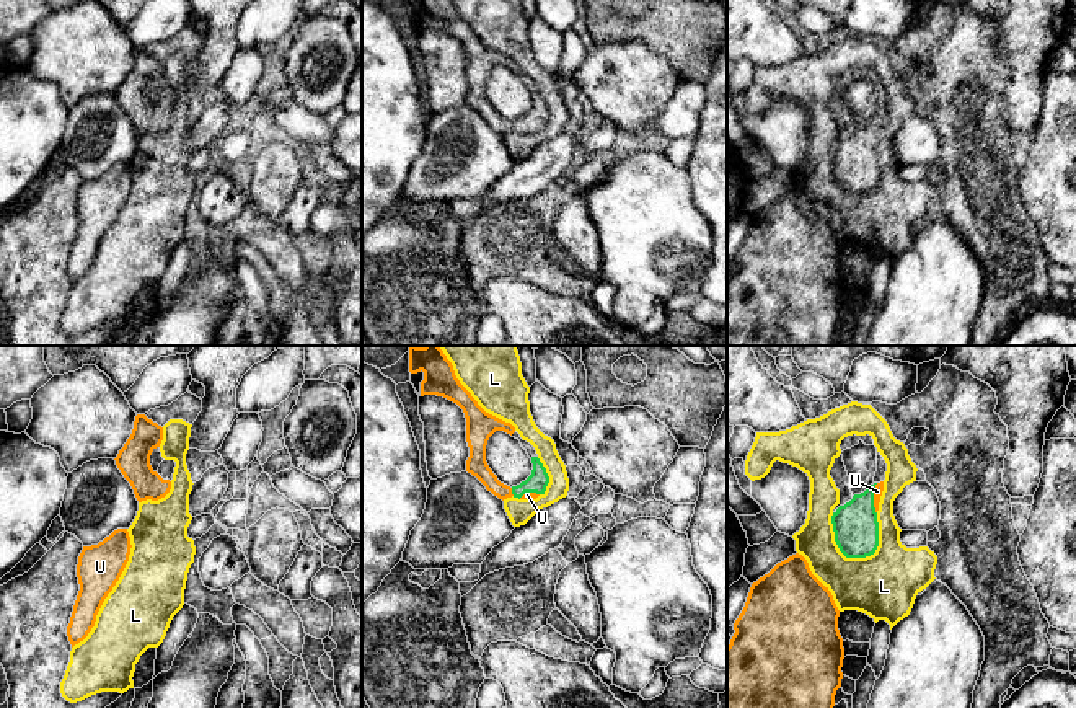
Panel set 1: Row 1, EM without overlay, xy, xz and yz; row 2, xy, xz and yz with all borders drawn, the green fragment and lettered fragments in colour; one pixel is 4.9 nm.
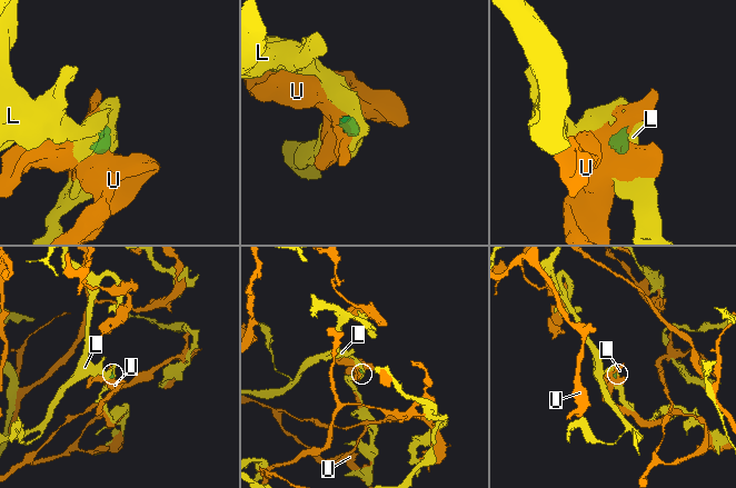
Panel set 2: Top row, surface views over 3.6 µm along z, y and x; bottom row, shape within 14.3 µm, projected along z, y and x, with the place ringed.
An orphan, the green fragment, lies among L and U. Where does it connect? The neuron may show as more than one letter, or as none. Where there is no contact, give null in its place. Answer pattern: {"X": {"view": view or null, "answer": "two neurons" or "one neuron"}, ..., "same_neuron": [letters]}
{"L": {"view": "yz", "answer": "two neurons"}, "U": {"view": "yz", "answer": "one neuron"}, "same_neuron": ["U"]}

